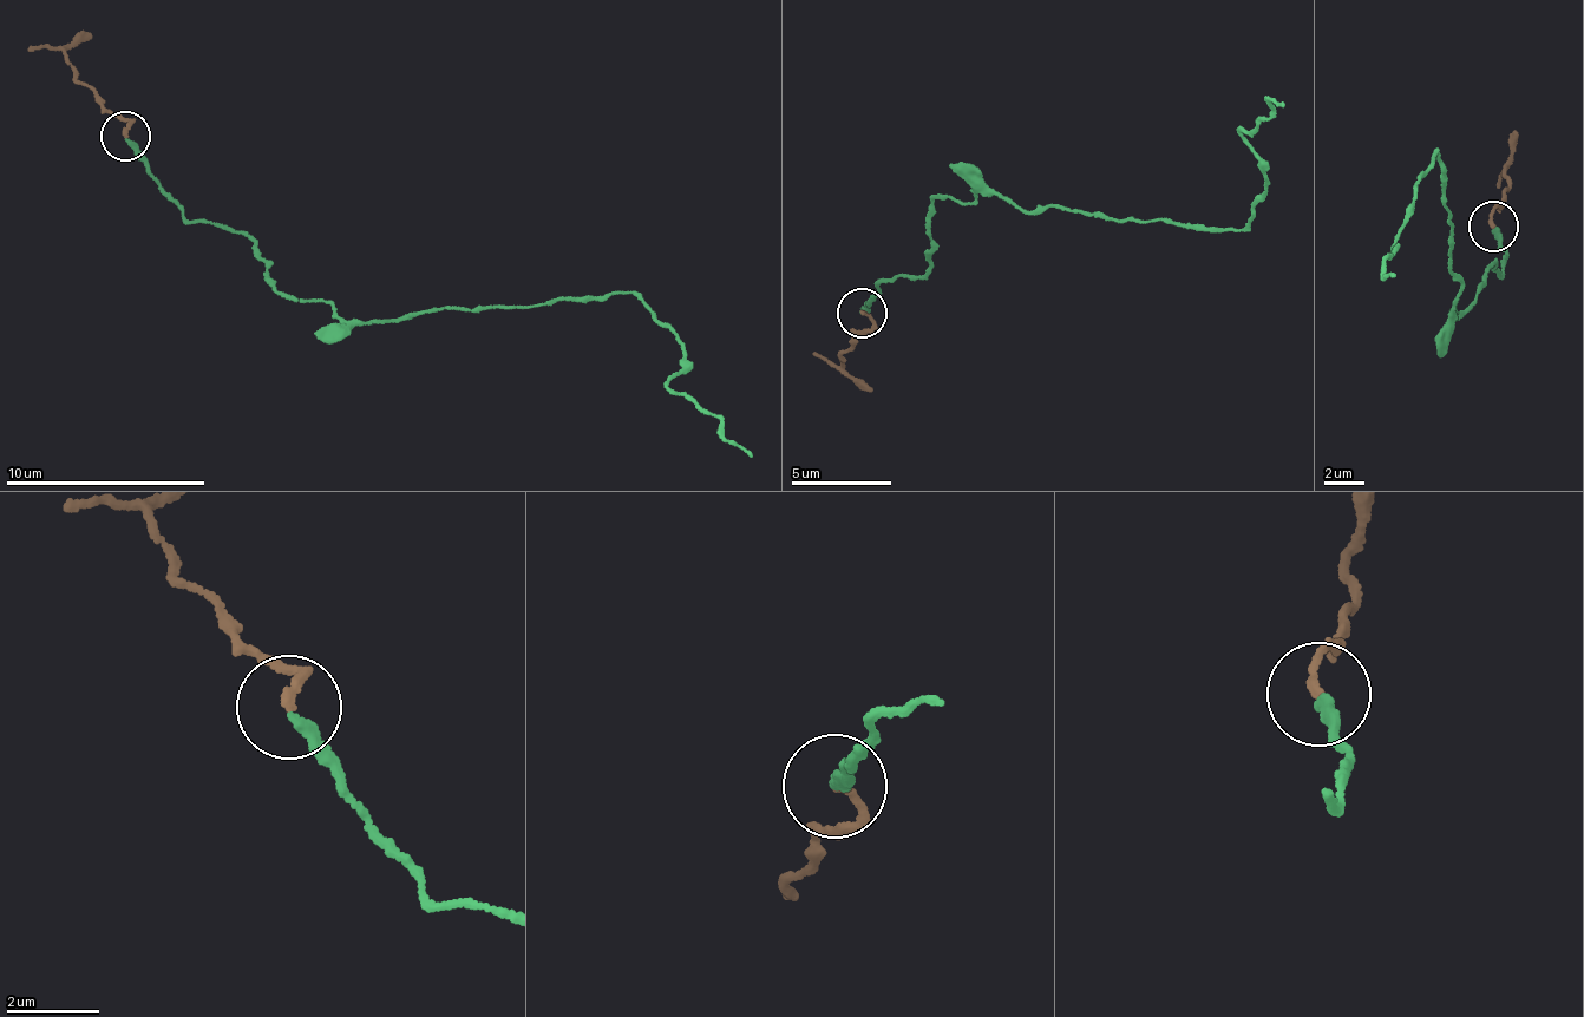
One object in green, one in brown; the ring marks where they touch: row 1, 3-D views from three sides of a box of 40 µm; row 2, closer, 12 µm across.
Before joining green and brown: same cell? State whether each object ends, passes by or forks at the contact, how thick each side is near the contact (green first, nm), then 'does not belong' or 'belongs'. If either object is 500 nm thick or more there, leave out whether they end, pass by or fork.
green ends; brown ends; calibres 240 and 180 nm; belongs

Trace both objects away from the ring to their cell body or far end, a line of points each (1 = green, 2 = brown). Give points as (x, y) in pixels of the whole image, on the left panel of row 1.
1: (126, 139), (189, 221), (250, 238), (282, 293), (342, 321), (627, 292), (681, 347), (669, 386), (751, 459)
2: (126, 135), (124, 122), (67, 60), (67, 47), (93, 35)

